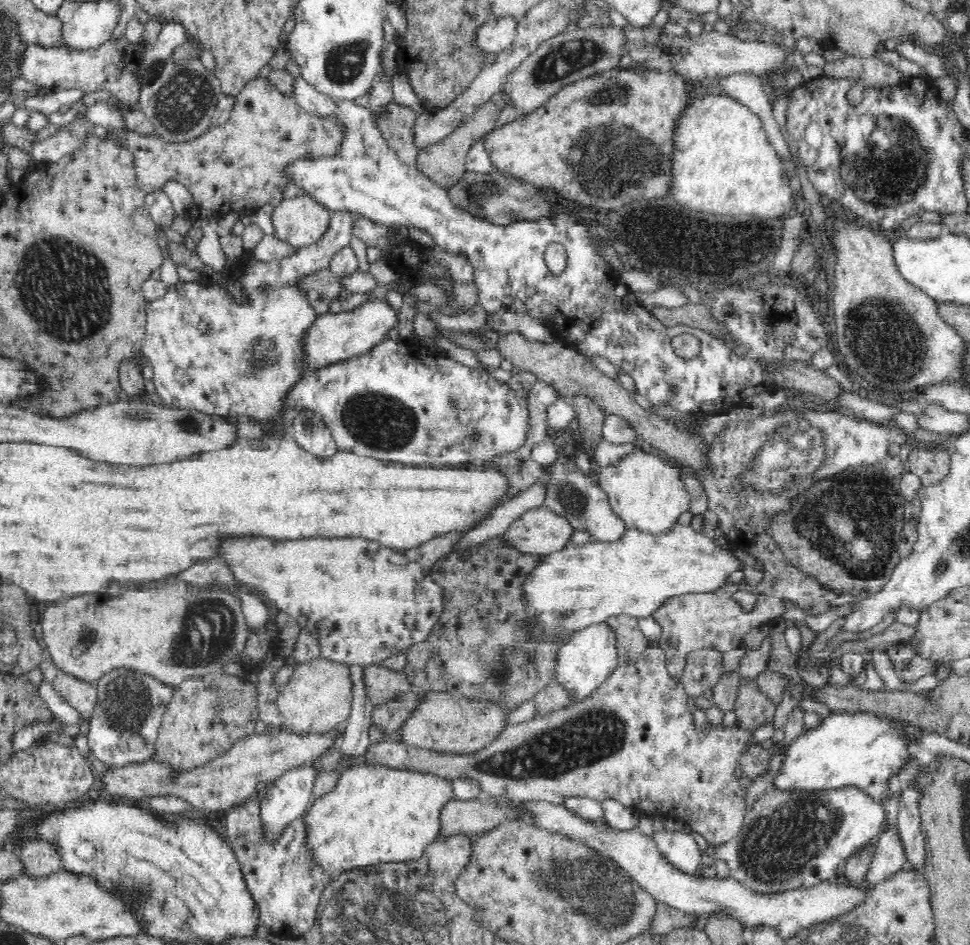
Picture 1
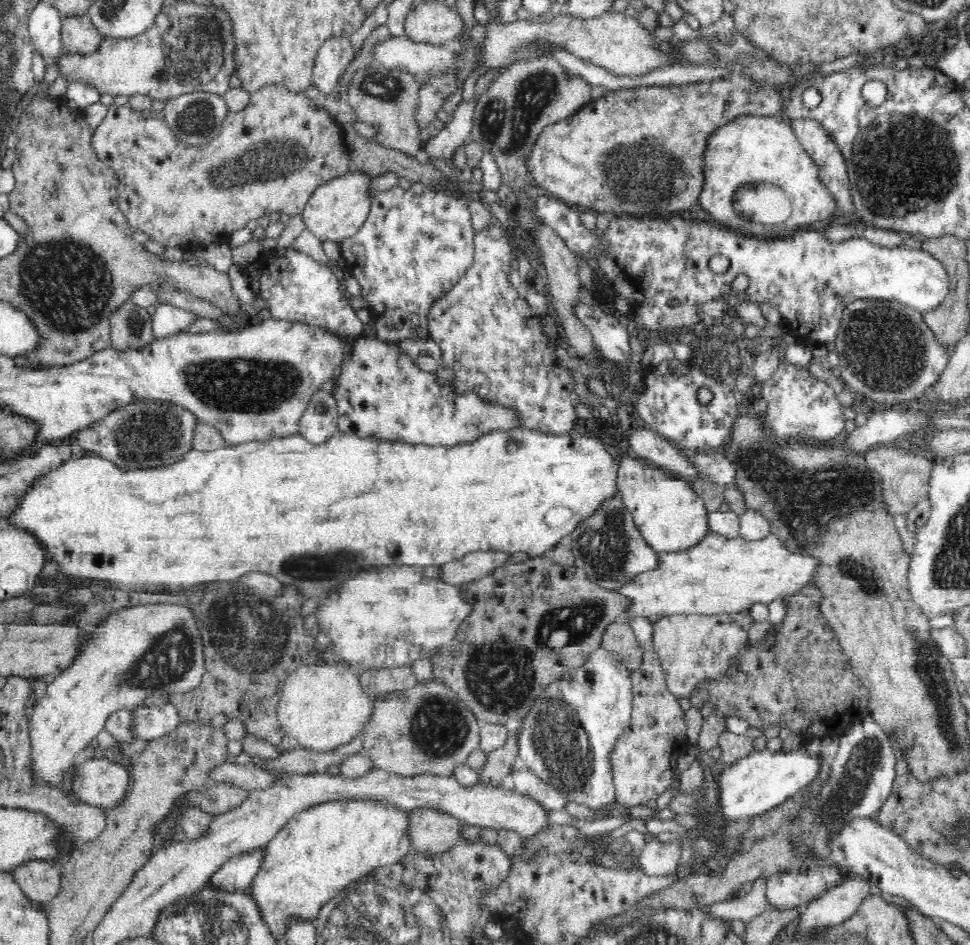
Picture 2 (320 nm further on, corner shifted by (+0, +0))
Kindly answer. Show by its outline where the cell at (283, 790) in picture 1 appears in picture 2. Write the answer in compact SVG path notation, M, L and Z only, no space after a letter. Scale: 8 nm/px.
M266 845L234 855L218 872L212 874L209 883L228 891L248 889L264 864L264 856Z

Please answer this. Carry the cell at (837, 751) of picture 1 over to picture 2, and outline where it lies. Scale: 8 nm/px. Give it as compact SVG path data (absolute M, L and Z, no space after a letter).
M794 748L788 752L762 750L754 752L733 766L722 766L715 772L718 787L718 806L725 821L748 820L776 809L814 783L823 770L822 758L810 754L806 748Z

